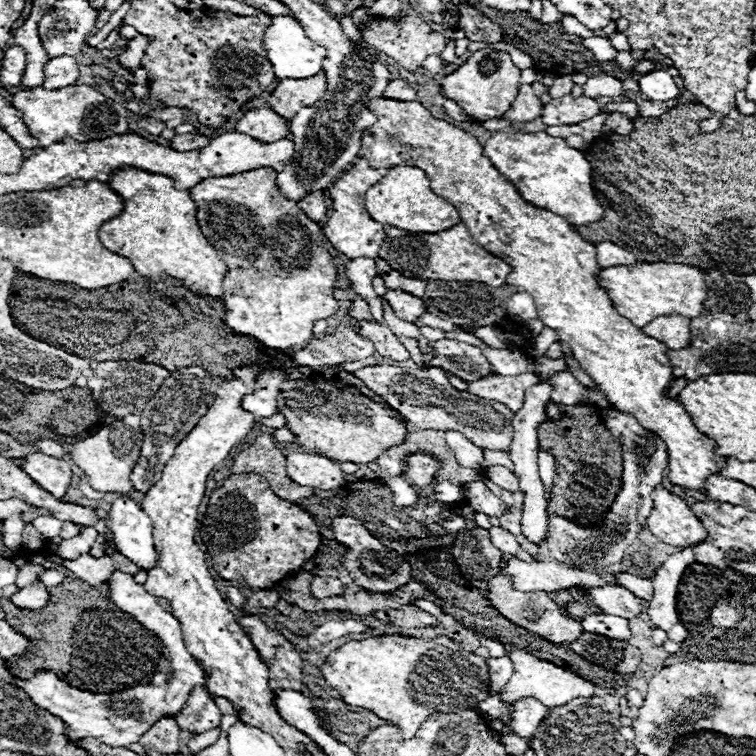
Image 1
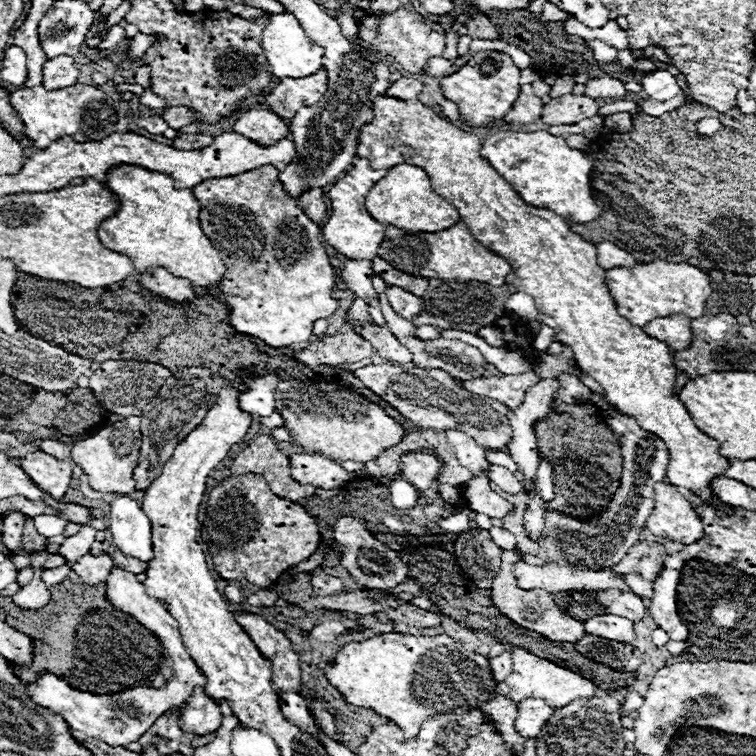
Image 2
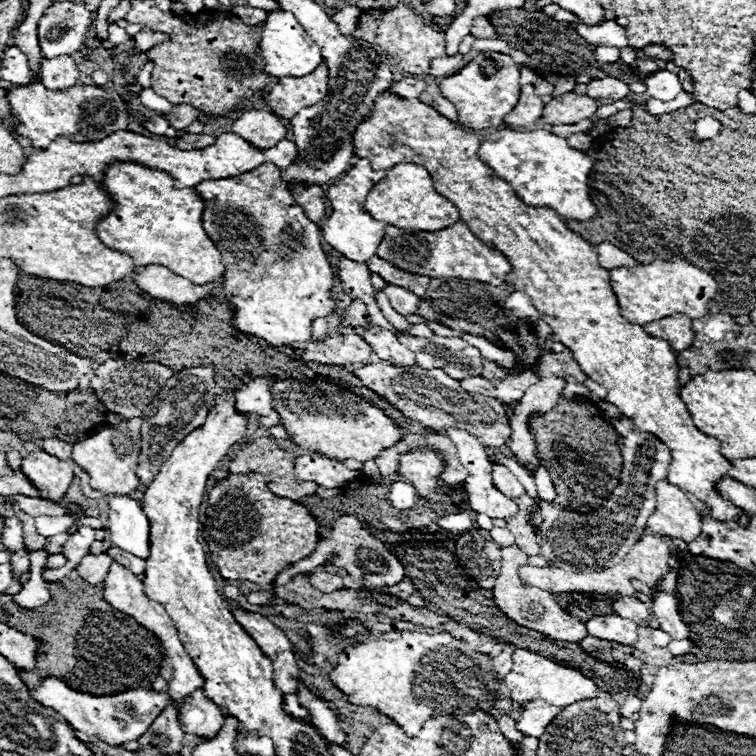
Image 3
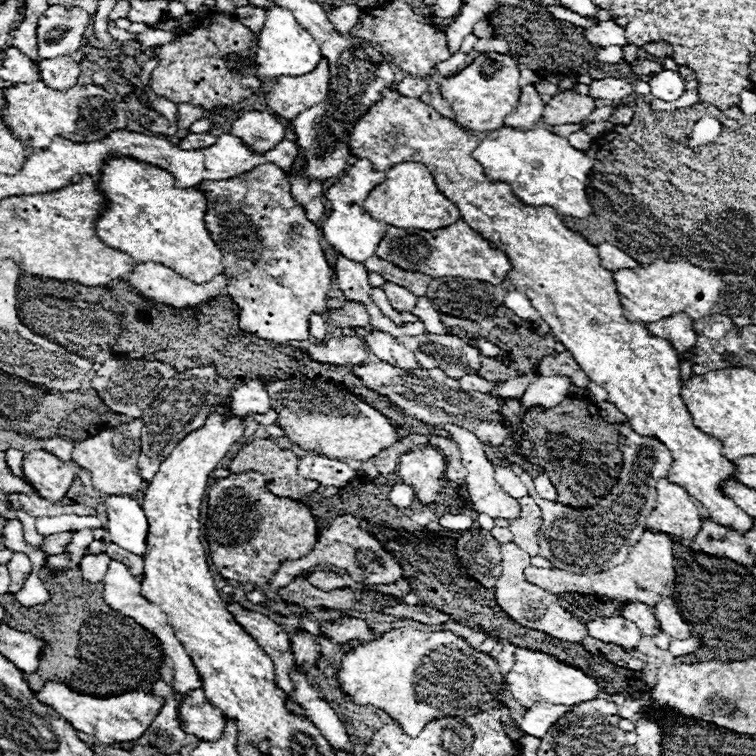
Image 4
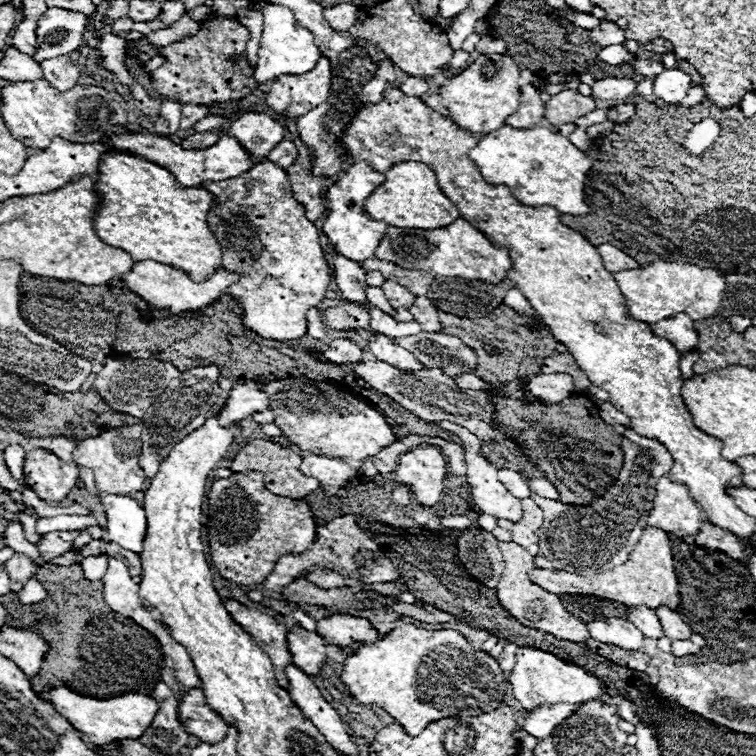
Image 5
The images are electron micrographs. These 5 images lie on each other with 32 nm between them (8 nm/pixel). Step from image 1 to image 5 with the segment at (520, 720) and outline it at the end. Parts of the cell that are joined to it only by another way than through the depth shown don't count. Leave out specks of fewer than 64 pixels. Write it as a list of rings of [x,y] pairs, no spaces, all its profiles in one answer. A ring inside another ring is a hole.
[[[538,704],[526,714],[522,730],[538,740],[544,740],[562,720],[566,720],[566,716],[570,716],[570,712],[576,712],[580,706],[582,704]]]

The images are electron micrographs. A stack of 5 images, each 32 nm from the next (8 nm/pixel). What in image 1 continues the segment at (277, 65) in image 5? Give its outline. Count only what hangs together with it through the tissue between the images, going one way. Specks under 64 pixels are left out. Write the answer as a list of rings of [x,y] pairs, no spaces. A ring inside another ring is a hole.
[[[274,16],[272,24],[264,32],[264,48],[268,52],[268,60],[274,68],[276,78],[310,78],[322,70],[322,62],[326,58],[326,48],[312,42],[304,28],[292,16]]]

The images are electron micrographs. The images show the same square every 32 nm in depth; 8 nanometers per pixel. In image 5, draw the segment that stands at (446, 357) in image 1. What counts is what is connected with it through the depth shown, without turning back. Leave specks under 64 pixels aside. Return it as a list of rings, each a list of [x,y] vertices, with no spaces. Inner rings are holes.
[[[422,332],[418,336],[394,338],[396,344],[414,352],[424,368],[442,368],[448,376],[460,376],[464,372],[474,372],[478,366],[476,352],[466,346],[460,338],[436,332]]]

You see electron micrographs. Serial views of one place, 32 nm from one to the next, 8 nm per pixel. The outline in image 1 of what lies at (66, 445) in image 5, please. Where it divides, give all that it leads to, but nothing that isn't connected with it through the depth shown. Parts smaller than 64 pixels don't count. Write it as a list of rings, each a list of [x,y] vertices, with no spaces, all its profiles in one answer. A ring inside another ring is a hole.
[[[37,440],[34,444],[34,450],[48,454],[48,456],[54,456],[54,458],[65,458],[68,455],[64,443],[53,440]]]

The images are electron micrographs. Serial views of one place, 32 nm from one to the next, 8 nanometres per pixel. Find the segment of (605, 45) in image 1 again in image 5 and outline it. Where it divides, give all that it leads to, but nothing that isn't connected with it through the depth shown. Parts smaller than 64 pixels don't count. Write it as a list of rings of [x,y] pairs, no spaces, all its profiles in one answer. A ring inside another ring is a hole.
[[[620,44],[602,48],[602,50],[598,52],[598,58],[600,58],[602,62],[606,62],[606,64],[612,64],[612,66],[618,66],[618,64],[622,64],[622,62],[628,62],[628,64],[634,62],[634,58],[632,58],[632,56],[626,52],[626,48],[620,46]]]

